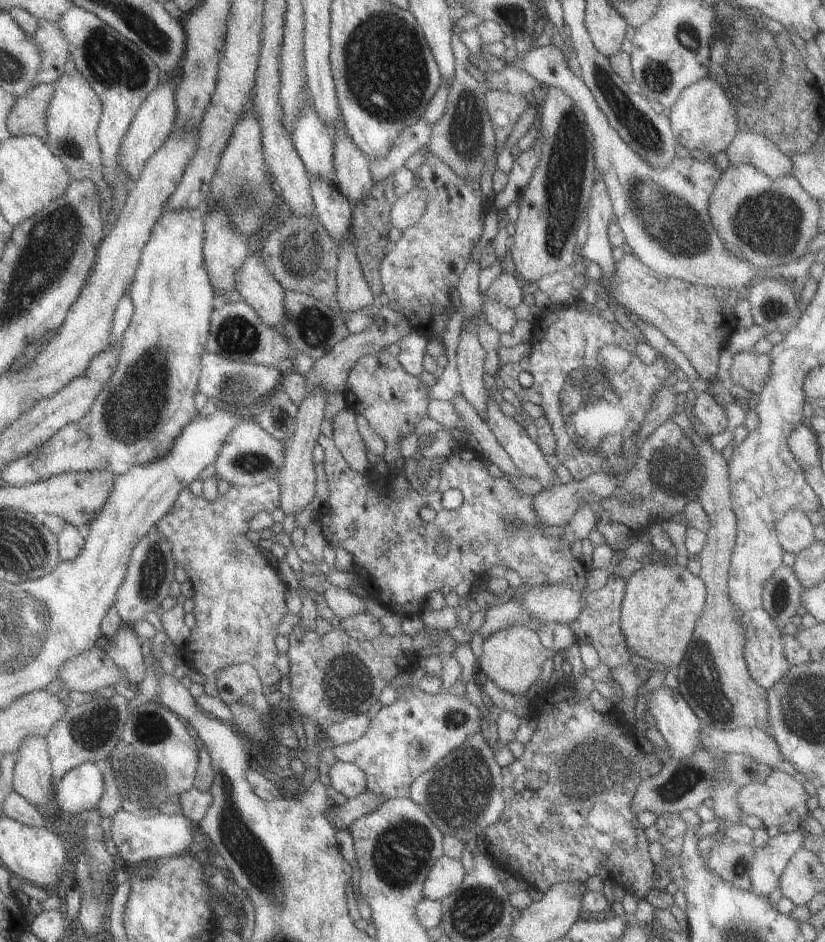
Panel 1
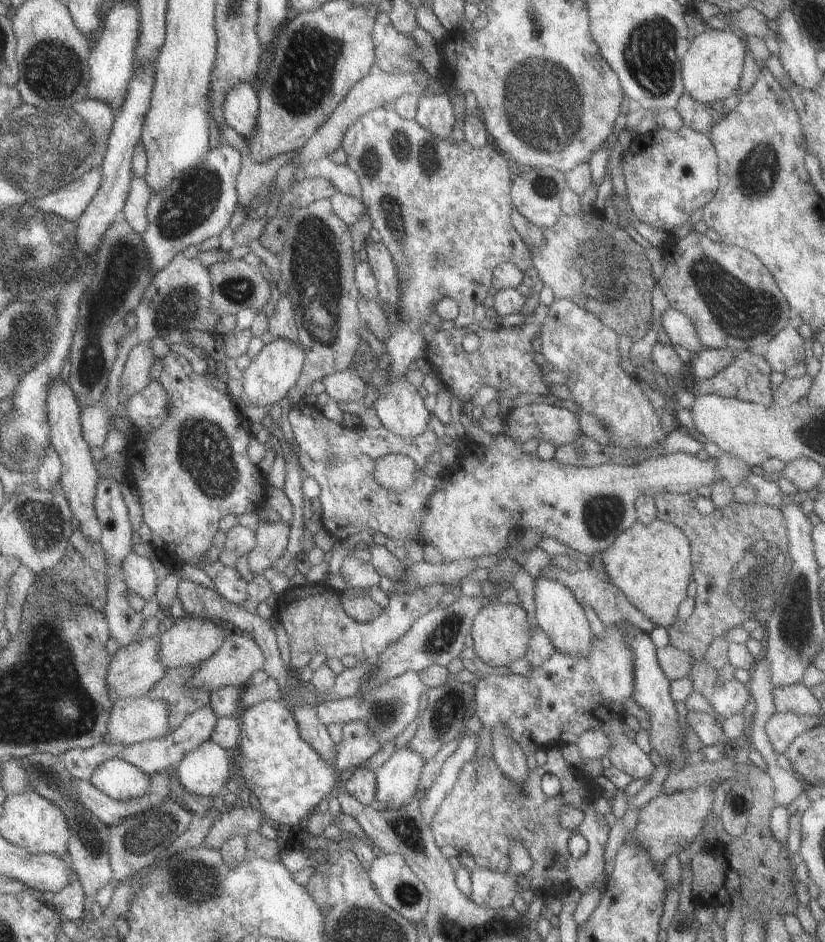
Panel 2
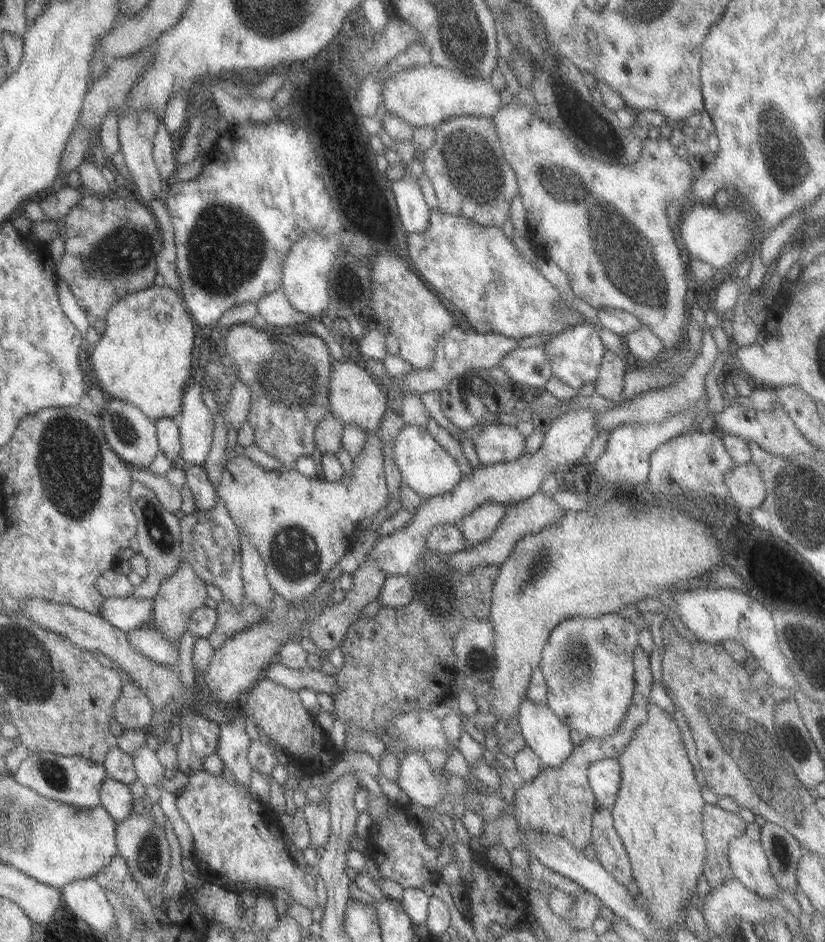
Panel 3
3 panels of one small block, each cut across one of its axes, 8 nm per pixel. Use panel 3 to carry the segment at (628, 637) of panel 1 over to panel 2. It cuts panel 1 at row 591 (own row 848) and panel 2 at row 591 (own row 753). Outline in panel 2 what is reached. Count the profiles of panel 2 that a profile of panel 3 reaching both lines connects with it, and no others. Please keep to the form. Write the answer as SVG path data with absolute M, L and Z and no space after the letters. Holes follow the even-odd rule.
M656 519L644 526L636 521L600 553L610 582L622 590L626 600L638 608L655 627L668 628L678 618L678 606L686 600L686 588L693 578L688 537L673 524Z

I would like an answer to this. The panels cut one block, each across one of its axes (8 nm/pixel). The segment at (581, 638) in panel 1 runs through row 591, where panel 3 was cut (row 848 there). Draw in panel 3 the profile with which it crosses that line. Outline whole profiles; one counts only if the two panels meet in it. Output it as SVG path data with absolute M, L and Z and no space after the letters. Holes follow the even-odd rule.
M597 806L595 812L593 813L593 824L591 831L591 840L588 845L594 842L596 843L596 857L598 863L622 886L628 888L628 886L633 883L633 871L631 868L631 863L629 862L629 857L627 856L626 850L624 849L624 844L620 841L617 836L615 829L613 828L613 819L611 812L604 807Z

